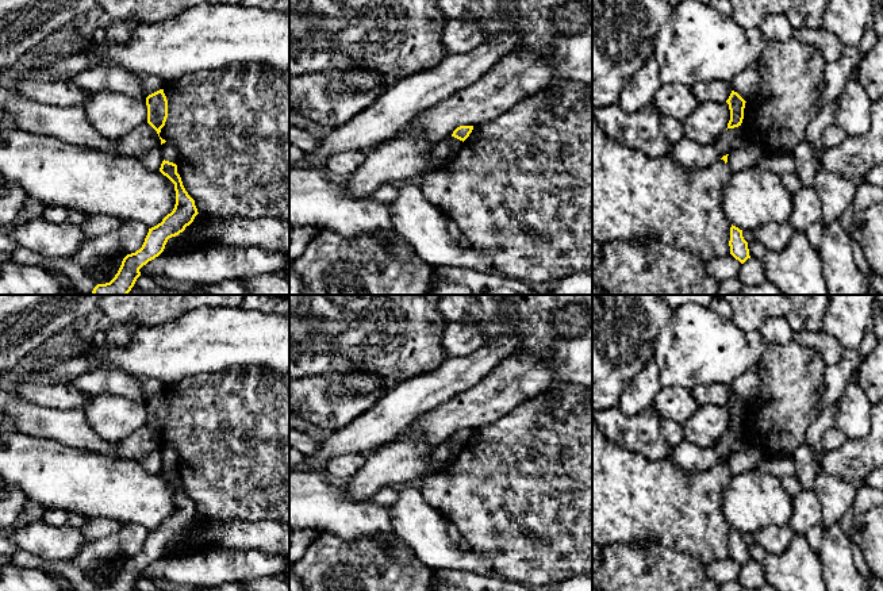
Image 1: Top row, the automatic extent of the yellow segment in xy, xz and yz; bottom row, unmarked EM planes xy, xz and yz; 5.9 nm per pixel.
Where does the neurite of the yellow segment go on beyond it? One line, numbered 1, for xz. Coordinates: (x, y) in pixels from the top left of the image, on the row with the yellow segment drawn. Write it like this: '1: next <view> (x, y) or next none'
1: next none

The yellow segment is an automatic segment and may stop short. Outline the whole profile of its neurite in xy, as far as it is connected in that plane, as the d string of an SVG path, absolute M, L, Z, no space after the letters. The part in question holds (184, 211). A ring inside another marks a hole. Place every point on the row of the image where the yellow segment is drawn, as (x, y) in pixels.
M164 160L160 172L174 184L176 204L173 211L161 223L149 229L142 247L127 254L115 277L110 283L97 284L92 291L93 295L127 295L141 276L139 269L158 257L168 239L183 233L199 214L195 200L183 185L177 165Z

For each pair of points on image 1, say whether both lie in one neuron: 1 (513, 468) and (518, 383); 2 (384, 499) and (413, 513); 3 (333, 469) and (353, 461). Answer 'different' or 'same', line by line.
1: different
2: different
3: same

